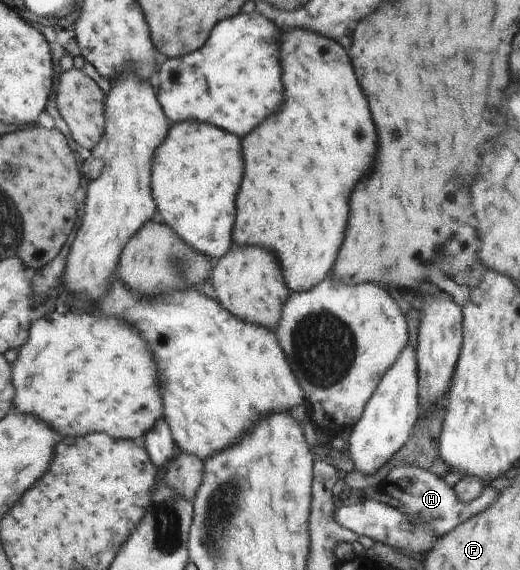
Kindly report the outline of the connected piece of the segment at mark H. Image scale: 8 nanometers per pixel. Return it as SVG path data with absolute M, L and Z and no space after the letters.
M401 464L390 469L387 477L382 481L380 489L389 497L401 501L405 508L399 509L412 520L421 520L429 524L436 531L437 537L449 533L454 527L467 521L472 515L485 511L499 497L499 491L495 491L495 488L485 483L480 497L470 503L461 502L457 498L455 490L449 487L444 479L437 477L437 474L411 464Z

